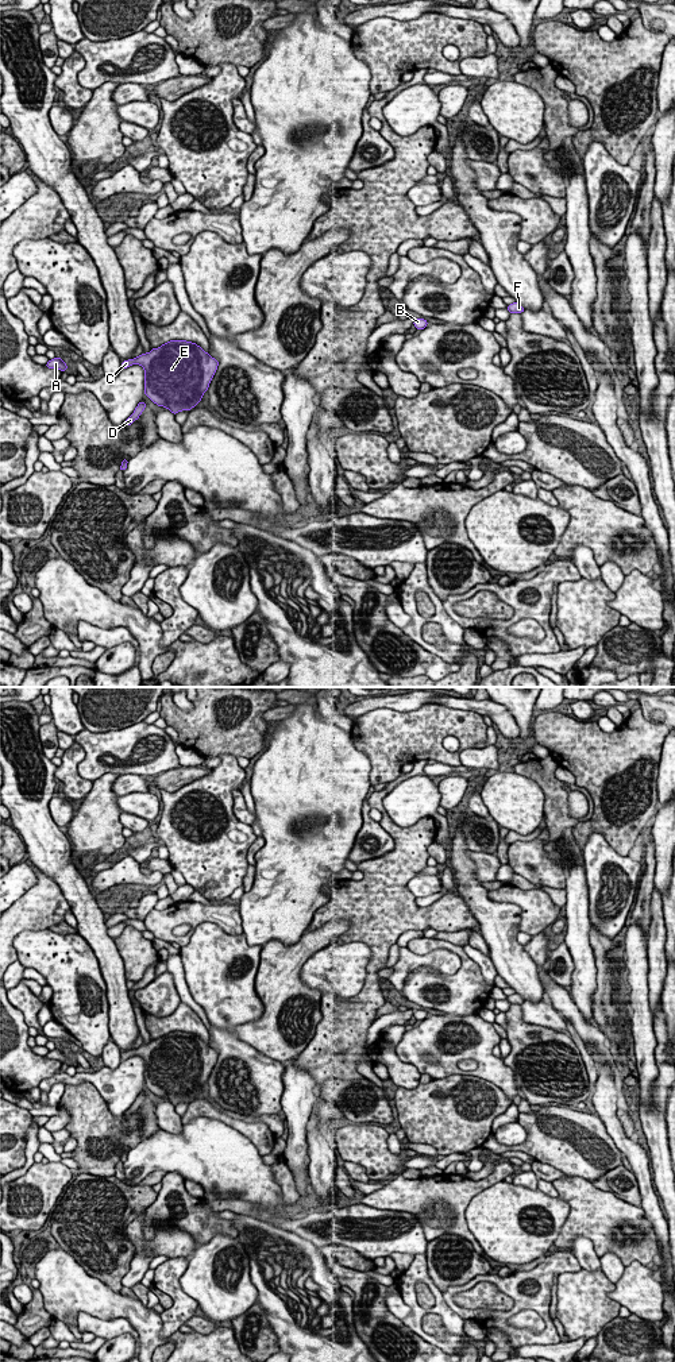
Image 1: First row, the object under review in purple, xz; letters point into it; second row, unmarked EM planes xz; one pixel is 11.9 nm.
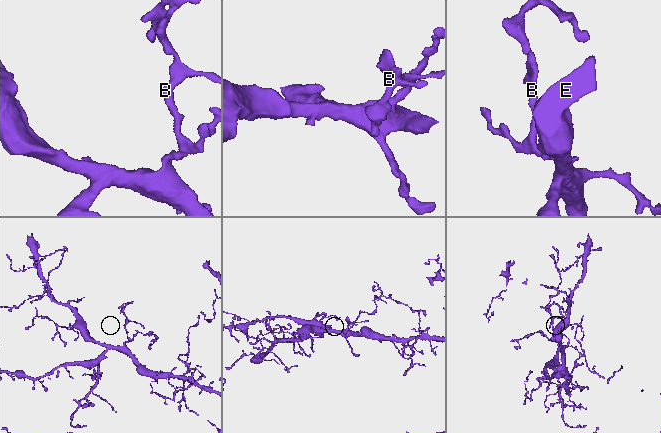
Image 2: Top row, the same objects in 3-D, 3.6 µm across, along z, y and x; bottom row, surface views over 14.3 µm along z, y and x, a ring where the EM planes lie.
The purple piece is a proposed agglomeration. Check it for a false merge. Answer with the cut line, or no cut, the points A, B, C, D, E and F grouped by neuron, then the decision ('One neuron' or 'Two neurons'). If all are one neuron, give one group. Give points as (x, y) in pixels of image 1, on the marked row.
No split. Groups: A B C D E F. One neuron

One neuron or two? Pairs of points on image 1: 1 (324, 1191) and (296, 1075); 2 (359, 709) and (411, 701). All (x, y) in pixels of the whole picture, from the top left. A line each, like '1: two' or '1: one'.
1: two
2: one

